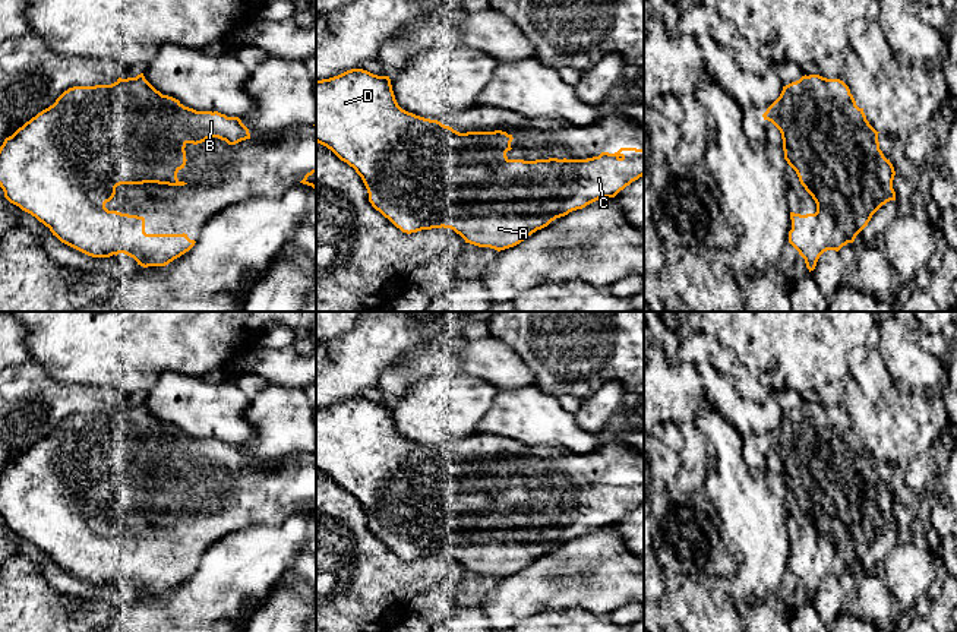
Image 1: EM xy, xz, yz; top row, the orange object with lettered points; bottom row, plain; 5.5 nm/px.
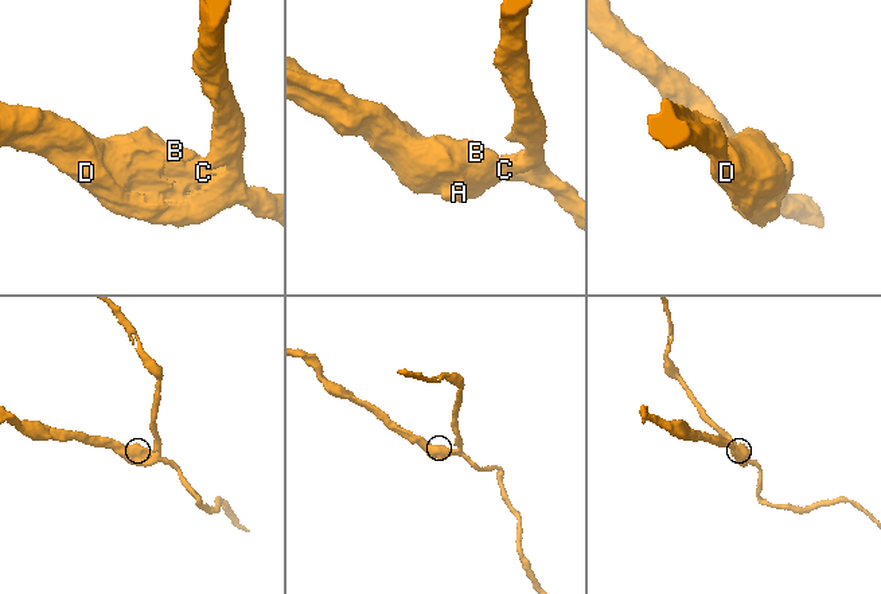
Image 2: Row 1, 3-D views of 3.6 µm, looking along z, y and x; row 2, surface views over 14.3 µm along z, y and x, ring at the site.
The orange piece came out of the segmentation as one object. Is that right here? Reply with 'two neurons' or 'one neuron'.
one neuron

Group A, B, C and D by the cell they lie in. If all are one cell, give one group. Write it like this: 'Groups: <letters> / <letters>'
Groups: A B C D

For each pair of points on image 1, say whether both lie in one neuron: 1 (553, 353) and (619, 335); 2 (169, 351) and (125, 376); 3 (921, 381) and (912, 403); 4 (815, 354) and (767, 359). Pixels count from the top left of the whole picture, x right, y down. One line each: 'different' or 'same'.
1: same
2: same
3: different
4: same

